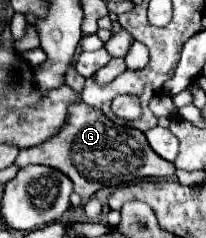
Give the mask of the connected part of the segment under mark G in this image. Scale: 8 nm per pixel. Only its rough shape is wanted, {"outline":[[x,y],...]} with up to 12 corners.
{"outline":[[72,104],[62,134],[20,150],[88,200],[104,186],[172,178],[146,136]]}

